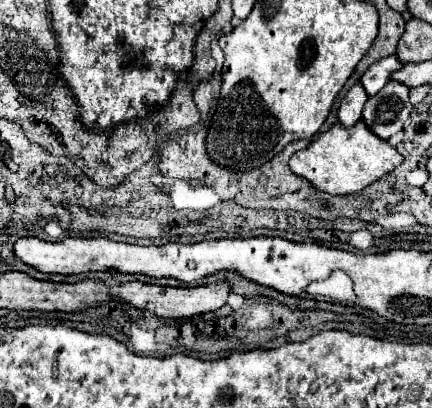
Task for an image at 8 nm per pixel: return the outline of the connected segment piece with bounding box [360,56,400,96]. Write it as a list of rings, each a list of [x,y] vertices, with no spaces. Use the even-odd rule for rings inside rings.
[[[396,56],[378,60],[376,64],[372,64],[372,68],[368,68],[368,70],[362,74],[362,78],[360,78],[360,84],[362,84],[364,92],[366,92],[368,96],[374,96],[376,92],[380,92],[382,86],[388,82],[390,72],[394,72],[396,68],[400,68],[400,60],[396,60]]]

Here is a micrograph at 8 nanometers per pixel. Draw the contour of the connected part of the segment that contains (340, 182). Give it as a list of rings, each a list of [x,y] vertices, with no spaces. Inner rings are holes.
[[[360,120],[352,128],[334,124],[328,132],[320,134],[306,150],[298,150],[290,158],[290,168],[294,174],[306,178],[314,188],[328,194],[354,194],[376,182],[384,174],[392,172],[402,164],[402,154],[388,142],[372,136]]]

